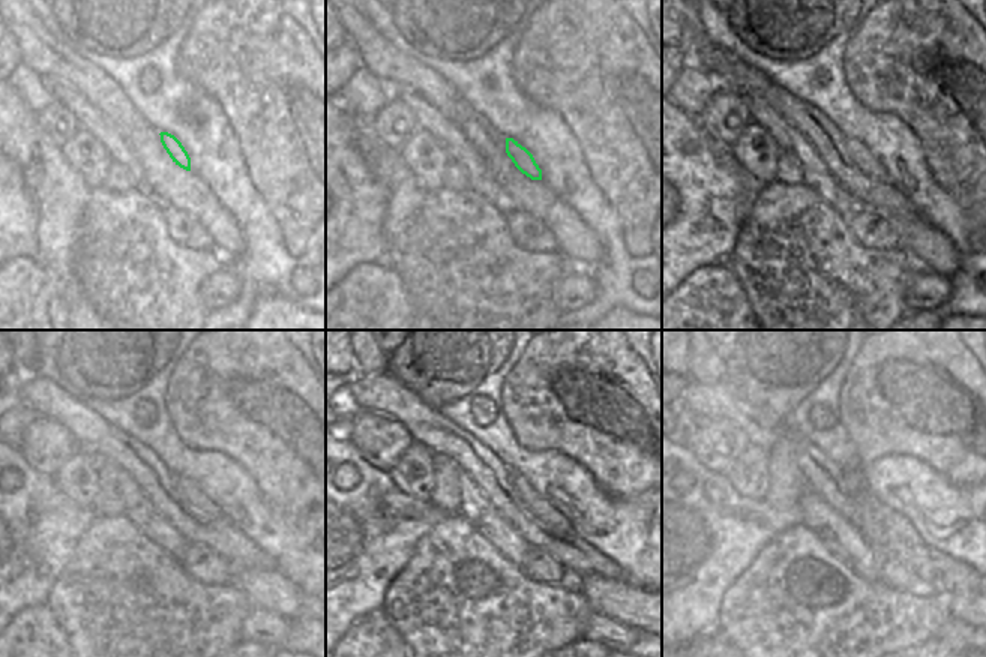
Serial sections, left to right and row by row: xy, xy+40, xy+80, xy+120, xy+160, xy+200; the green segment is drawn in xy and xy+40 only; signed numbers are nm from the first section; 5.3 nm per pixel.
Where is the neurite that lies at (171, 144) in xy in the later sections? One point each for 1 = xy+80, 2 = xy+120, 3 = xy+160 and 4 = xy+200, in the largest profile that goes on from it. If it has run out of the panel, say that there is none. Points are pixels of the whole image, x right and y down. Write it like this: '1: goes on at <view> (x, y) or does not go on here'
1: goes on at xy+80 (860, 155)
2: goes on at xy+120 (188, 489)
3: goes on at xy+160 (548, 515)
4: goes on at xy+200 (895, 521)

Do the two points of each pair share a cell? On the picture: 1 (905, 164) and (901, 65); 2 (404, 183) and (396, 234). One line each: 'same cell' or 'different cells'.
1: different cells
2: same cell

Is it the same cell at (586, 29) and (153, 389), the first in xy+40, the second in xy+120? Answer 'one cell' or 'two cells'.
two cells

